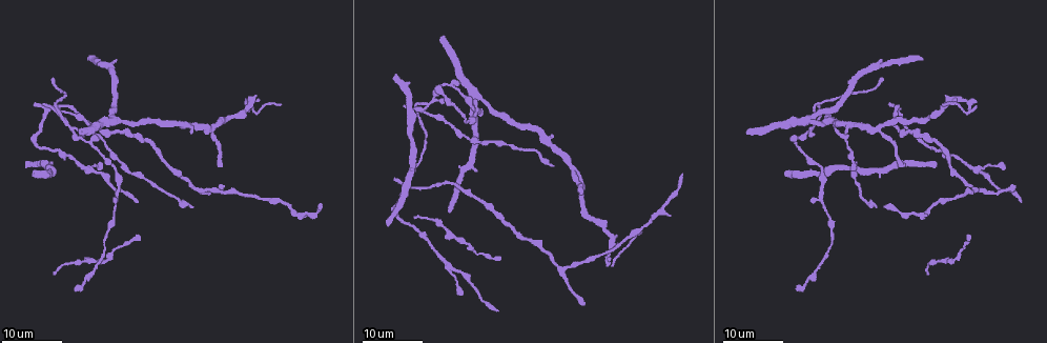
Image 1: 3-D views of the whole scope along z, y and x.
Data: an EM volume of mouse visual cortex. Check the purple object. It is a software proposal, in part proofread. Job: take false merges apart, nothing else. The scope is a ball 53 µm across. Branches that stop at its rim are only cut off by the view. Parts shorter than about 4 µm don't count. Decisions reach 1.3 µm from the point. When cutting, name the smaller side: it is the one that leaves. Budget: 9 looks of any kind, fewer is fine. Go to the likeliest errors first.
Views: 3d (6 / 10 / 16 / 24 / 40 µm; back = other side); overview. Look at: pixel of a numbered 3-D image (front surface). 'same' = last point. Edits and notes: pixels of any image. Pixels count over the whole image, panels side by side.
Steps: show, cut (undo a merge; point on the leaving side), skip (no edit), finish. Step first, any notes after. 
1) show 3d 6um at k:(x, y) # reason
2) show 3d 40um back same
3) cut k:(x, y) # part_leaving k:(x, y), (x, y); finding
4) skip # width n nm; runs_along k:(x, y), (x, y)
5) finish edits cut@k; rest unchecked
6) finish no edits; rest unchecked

show 3d 24um at 1:(427, 108) # three-way junction

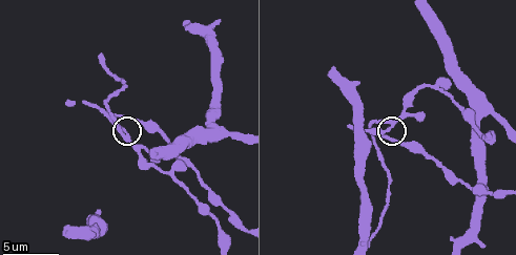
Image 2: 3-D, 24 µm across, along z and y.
show 3d 10um at 2:(124, 131) # zoom in

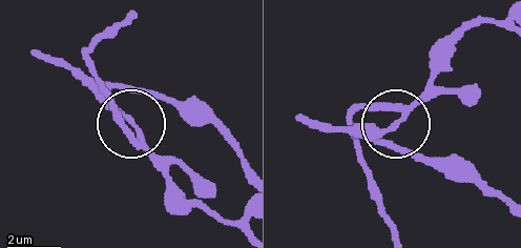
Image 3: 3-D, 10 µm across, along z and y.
cut 3:(381, 103) # arms 3; part_leaving 3:(139, 142), (84, 49), (129, 16); a second neuron is stuck on

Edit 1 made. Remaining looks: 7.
show overview

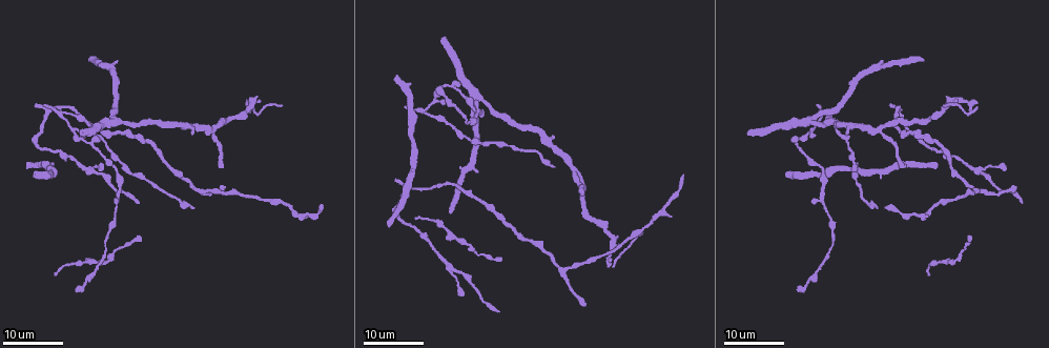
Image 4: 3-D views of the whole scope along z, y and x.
show 3d 16um at 4:(796, 143) # three-way junction

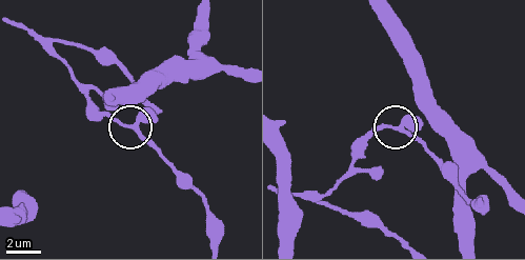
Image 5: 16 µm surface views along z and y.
show 3d 6um at 5:(136, 124) # zoom in

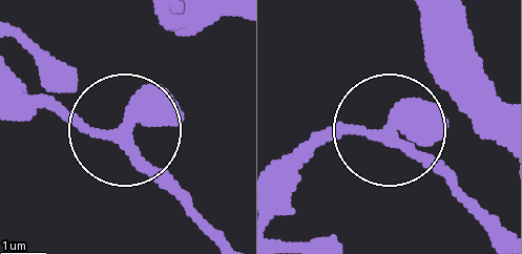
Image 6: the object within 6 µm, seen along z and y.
skip # width 320 nm; continuous, no second neuron

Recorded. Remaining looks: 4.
show 3d 24um at 4:(204, 190) # side arm on a straight run

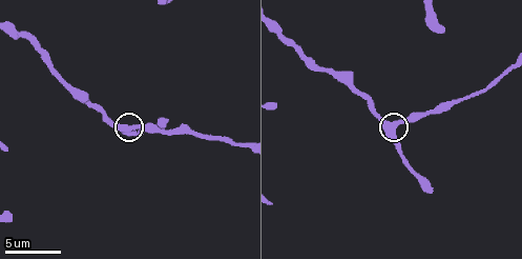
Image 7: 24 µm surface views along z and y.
show 3d 6um at 7:(394, 129) # zoom in

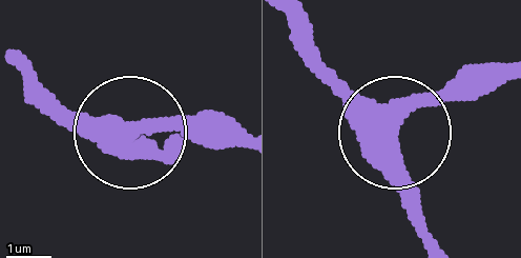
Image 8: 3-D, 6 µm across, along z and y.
skip # width 460 nm; runs_along 8:(292, 22), (390, 136), (416, 234); continuous, no second neuron

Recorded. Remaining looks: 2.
show 3d 24um at 4:(879, 132) # three arms meet

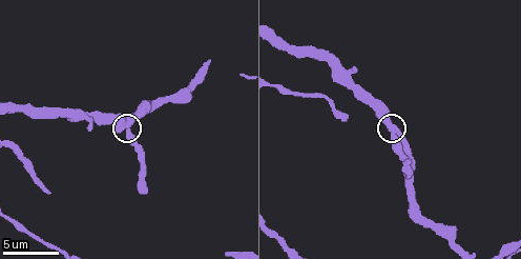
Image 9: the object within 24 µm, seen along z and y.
show 3d 6um at 9:(130, 126)

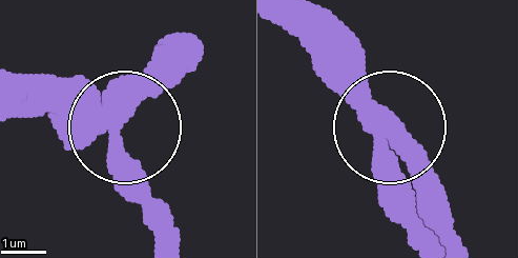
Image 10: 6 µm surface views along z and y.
skip # side_arm 8 um; runs_along 10:(17, 78), (119, 112), (126, 199); continuous, no second neuron

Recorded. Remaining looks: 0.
finish edits cut@3; rest unchecked

